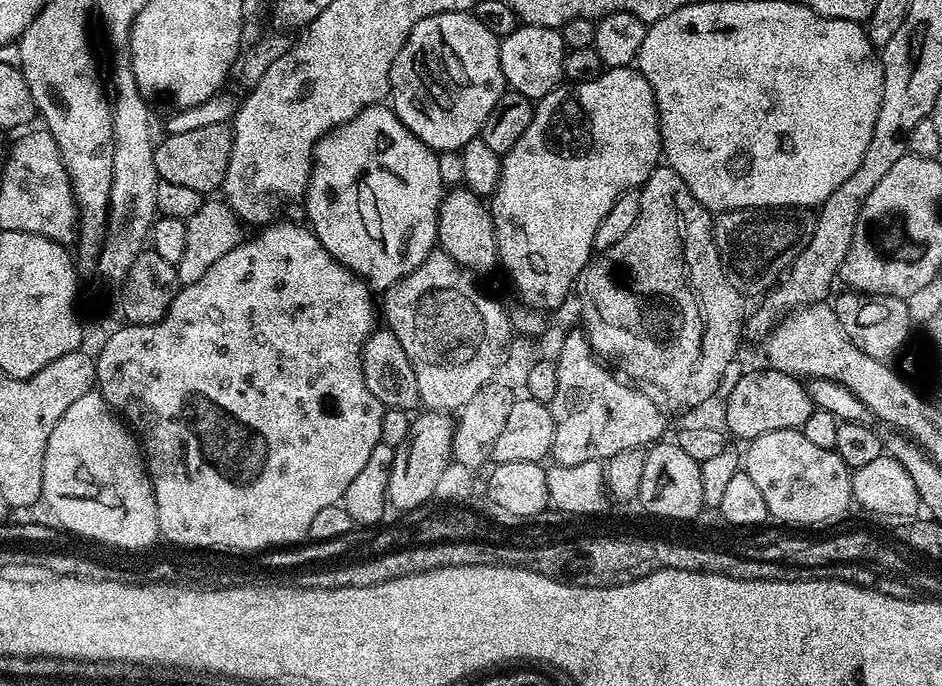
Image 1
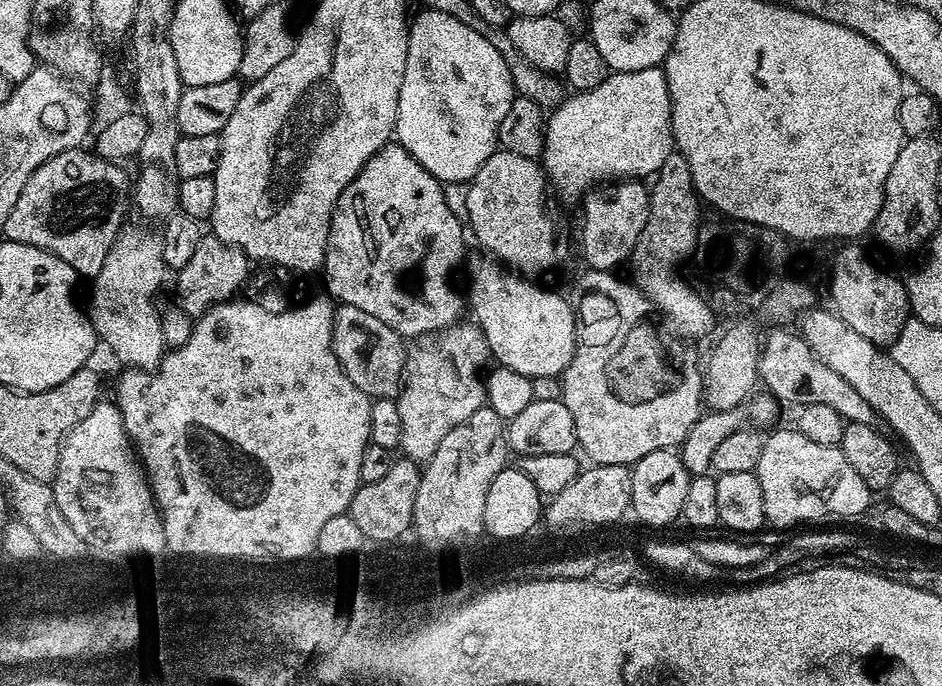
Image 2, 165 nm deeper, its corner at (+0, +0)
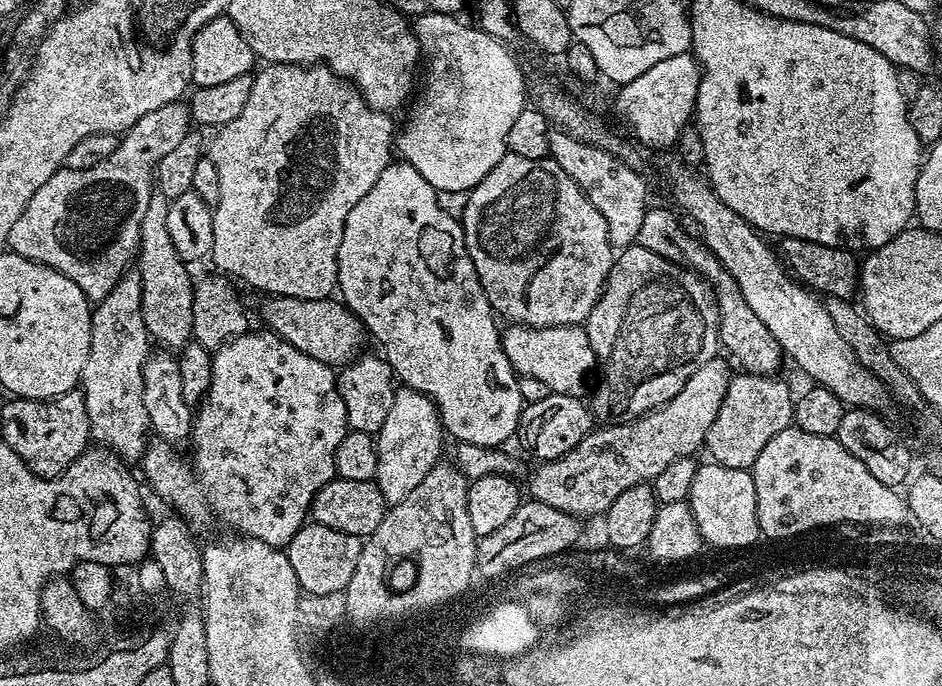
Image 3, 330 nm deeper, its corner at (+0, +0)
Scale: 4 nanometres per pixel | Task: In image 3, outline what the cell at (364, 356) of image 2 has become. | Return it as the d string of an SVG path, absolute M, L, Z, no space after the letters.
M269 295L265 300L260 308L263 327L290 342L290 346L302 350L302 354L310 354L310 358L329 366L350 364L361 355L363 348L360 347L366 341L364 323L339 299L306 301L304 298Z

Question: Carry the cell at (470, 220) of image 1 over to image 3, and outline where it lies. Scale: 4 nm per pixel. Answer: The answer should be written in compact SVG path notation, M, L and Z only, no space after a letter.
M509 323L507 327L503 329L500 341L506 350L506 358L510 358L510 366L517 376L539 378L546 382L549 393L557 392L563 396L579 397L585 395L590 377L598 364L594 350L590 346L587 327L527 328L525 324L513 323Z

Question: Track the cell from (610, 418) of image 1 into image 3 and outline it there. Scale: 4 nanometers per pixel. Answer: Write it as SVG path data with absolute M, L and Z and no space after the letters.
M637 243L623 249L613 259L604 292L594 310L590 310L586 327L590 346L598 361L590 411L600 422L624 422L644 416L653 408L661 408L674 398L674 394L678 394L678 390L682 390L682 386L686 386L686 378L690 378L698 366L717 359L720 348L720 319L715 291L691 268L670 262Z

